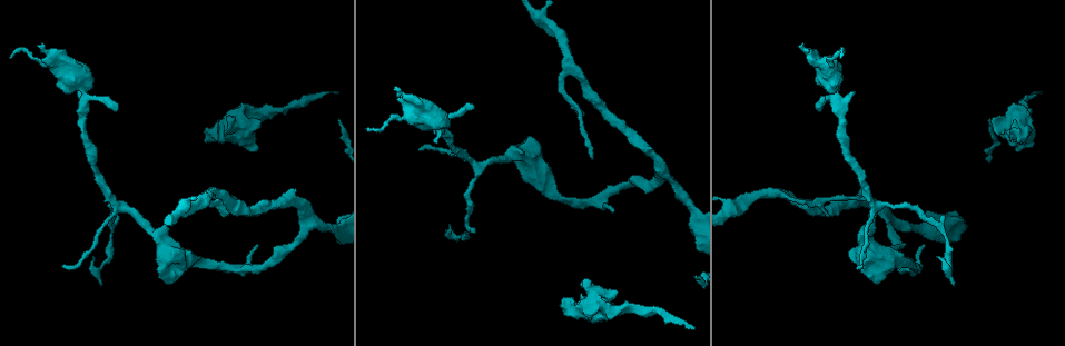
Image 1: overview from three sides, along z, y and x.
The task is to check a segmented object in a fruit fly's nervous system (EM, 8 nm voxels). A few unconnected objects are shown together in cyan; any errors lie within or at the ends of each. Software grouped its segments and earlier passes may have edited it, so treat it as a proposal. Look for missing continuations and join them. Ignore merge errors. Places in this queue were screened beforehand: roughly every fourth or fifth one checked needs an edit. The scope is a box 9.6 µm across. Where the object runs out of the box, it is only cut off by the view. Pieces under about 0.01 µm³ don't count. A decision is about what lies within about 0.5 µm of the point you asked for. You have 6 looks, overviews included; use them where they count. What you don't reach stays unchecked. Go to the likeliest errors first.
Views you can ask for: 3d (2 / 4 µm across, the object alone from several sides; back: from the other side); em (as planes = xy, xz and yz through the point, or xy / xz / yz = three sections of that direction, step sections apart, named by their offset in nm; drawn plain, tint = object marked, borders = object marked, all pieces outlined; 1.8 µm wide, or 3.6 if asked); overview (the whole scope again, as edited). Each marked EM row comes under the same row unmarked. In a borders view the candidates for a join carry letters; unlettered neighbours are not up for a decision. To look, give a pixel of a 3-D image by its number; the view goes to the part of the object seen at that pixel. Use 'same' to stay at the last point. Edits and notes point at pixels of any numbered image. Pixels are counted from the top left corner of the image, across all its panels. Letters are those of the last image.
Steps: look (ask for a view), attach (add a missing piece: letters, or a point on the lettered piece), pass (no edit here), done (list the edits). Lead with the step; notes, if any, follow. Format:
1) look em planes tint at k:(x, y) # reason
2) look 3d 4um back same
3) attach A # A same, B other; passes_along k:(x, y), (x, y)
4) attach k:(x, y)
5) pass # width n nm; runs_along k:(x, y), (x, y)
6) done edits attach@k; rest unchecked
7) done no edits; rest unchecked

look 3d 2um at 1:(206, 140) # stops while still wide

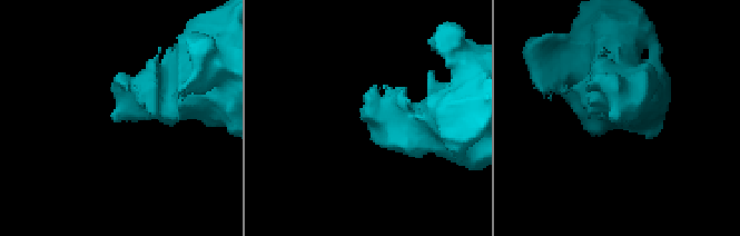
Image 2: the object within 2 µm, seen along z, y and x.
look em xz step 4 borders at 2:(365, 107)

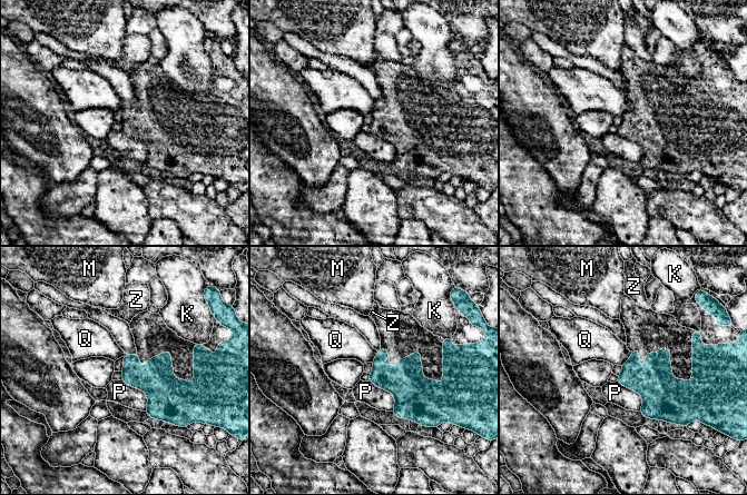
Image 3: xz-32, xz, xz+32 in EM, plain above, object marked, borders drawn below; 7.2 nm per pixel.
look em planes borders same

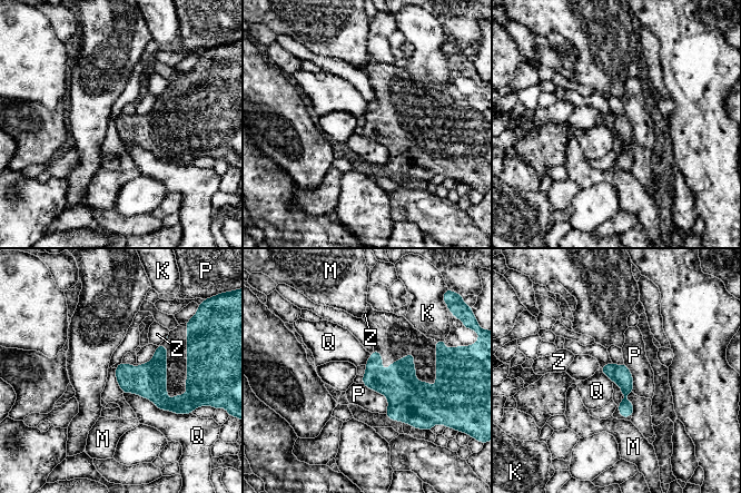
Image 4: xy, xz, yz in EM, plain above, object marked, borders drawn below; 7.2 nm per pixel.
pass # K other, M other, P other, Q other, Z other; runs_along 4:(609, 366), (624, 382), (625, 414); none of them fits

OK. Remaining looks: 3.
look em planes borders at 1:(692, 329) # end of a long branch

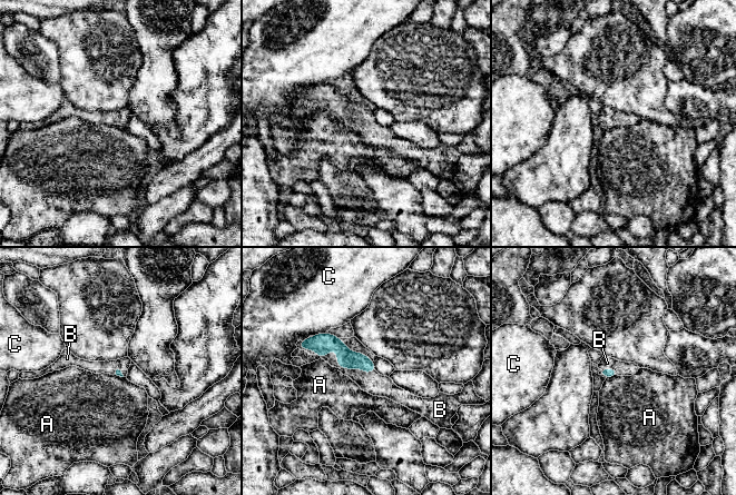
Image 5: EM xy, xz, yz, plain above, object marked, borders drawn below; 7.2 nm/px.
attach B # A other, B same, C other; the neuron continues

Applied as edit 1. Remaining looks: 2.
look 3d 4um at 1:(923, 246) # free end

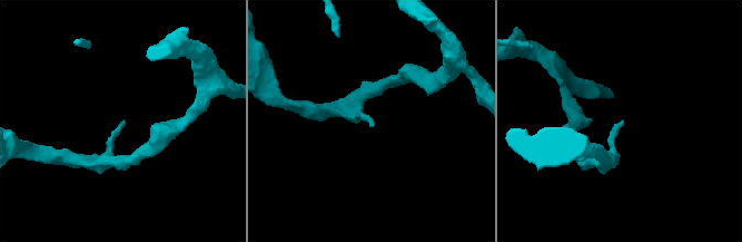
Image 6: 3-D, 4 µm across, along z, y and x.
look em planes borders at 6:(374, 123) # need the tissue

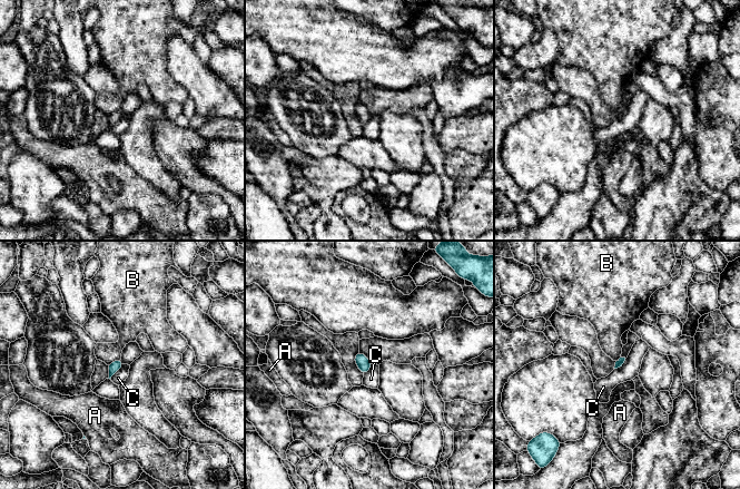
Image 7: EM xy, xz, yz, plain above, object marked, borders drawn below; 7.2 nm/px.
pass # A other, B other, C other; none of them fits

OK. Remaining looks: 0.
done edits attach@5; rest unchecked

